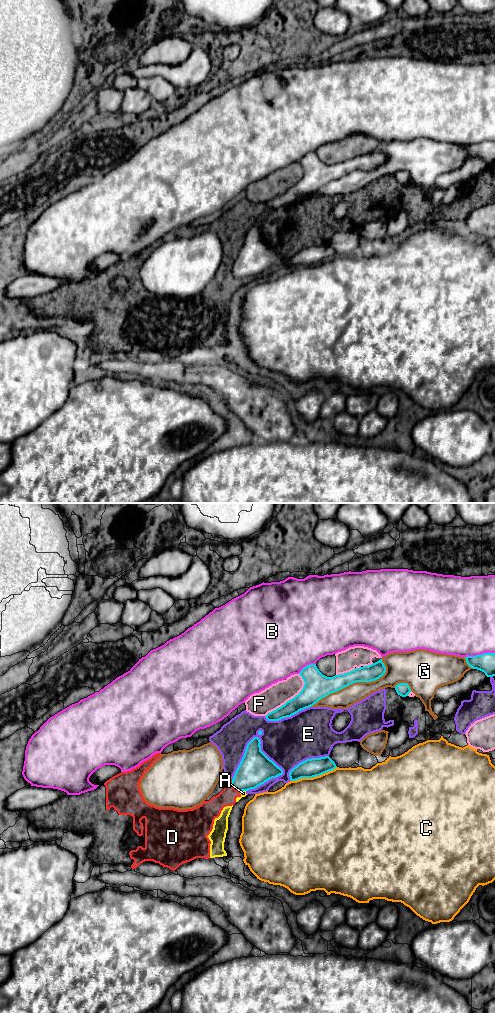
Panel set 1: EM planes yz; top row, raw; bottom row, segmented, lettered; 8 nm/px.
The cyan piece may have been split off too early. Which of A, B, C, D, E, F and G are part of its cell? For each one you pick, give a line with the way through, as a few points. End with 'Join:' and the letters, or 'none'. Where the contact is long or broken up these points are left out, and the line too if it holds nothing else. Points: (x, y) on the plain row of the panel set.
Join: none

